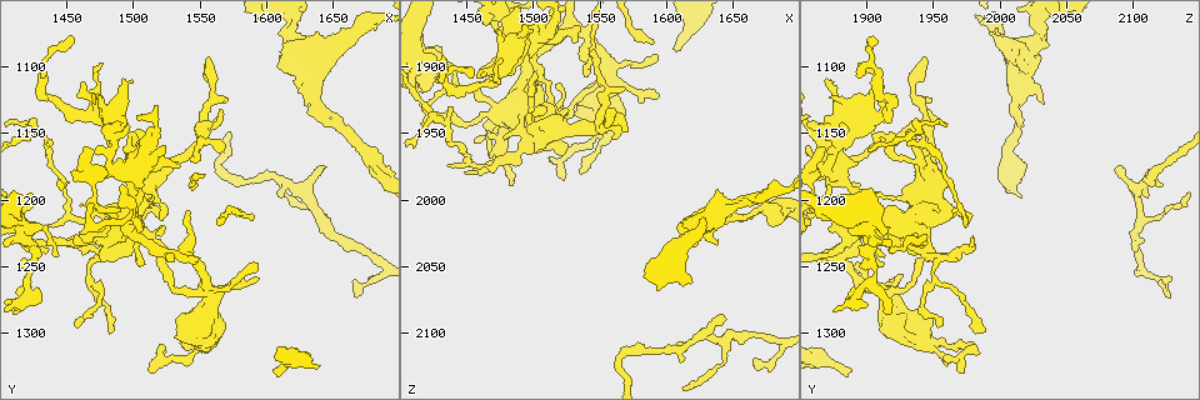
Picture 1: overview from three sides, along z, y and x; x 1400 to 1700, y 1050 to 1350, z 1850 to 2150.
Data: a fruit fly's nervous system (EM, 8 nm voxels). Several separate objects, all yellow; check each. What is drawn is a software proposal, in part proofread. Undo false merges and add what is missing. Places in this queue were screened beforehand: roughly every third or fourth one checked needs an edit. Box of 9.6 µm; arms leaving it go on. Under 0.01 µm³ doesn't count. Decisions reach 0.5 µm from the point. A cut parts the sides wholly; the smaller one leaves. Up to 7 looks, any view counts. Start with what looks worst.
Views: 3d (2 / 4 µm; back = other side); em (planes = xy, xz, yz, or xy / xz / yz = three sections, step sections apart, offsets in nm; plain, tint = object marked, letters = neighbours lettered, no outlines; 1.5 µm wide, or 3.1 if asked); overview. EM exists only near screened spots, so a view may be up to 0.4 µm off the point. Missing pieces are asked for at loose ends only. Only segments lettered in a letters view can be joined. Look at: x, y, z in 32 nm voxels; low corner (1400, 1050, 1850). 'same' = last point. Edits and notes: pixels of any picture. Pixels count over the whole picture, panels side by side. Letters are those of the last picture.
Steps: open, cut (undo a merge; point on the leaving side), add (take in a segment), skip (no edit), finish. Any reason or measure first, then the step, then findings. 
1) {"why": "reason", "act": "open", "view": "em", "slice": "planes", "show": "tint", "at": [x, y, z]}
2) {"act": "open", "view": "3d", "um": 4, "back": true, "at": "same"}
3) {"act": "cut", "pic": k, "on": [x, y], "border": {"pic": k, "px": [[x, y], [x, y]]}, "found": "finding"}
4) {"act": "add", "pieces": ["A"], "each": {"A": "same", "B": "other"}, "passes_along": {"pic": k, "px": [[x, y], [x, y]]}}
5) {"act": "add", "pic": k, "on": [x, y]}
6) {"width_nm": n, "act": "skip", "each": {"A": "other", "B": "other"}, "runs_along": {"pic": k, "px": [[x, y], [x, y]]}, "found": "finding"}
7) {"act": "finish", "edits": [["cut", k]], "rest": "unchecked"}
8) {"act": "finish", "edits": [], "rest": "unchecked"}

{"why": "an open end", "act": "open", "view": "3d", "um": 2, "at": [1610, 1328, 1888]}

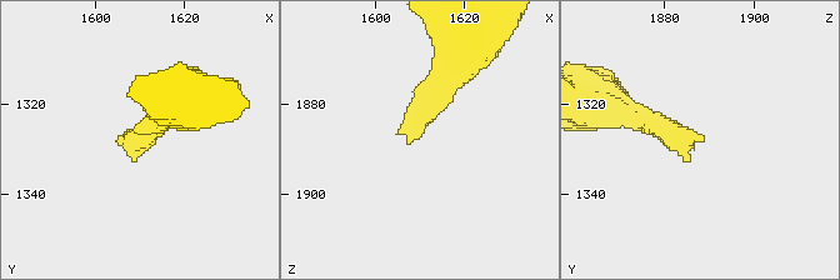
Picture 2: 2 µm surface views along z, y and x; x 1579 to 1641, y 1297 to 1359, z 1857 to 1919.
{"why": "shape alone is not enough", "act": "open", "view": "em", "slice": "yz", "step": 8, "show": "letters", "at": [1608, 1326, 1888]}

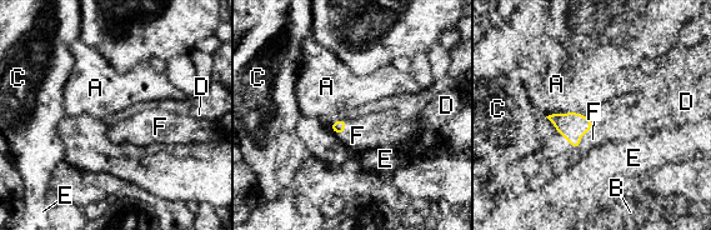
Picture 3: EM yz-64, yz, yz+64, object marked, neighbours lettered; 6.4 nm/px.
{"act": "add", "pieces": ["F"], "each": {"A": "other", "B": "other", "C": "other", "D": "other", "E": "other", "F": "same"}, "found": "the neuron continues"}

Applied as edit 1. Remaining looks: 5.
{"why": "thick end", "act": "open", "view": "em", "slice": "planes", "show": "tint", "at": [1638, 1128, 2034]}

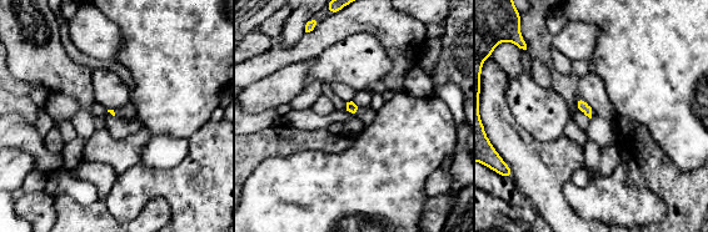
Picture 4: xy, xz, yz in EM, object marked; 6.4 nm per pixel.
{"act": "open", "view": "em", "slice": "planes", "show": "letters", "at": "same"}

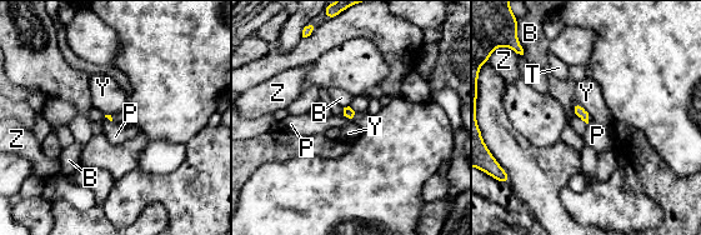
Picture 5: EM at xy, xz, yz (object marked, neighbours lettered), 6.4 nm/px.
{"longest_contact_nm": ["Y", 130], "act": "skip", "each": {"B": "other", "P": "other", "T": "other", "Y": "other", "Z": "other"}, "found": "none of them fits"}

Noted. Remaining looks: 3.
{"why": "sharp bend", "act": "open", "view": "em", "slice": "planes", "show": "tint", "at": [1458, 1214, 1976]}

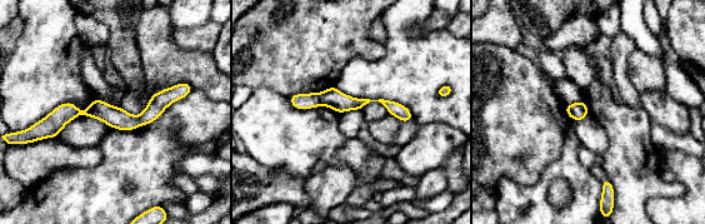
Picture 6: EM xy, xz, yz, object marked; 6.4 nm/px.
{"why": "what lies round it", "act": "open", "view": "em", "slice": "planes", "show": "letters", "at": "same"}

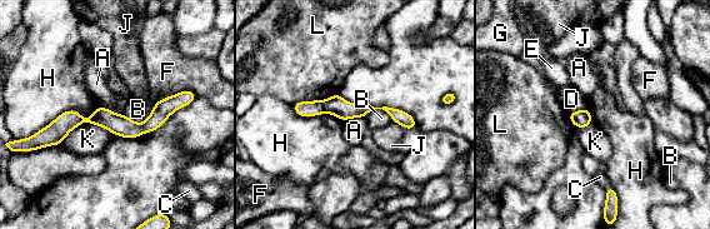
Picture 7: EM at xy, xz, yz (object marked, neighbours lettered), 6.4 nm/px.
{"act": "cut", "pic": 7, "on": [305, 109], "each": {"A": "other", "B": "other", "C": "other", "D": "other", "E": "other", "F": "other", "G": "other", "H": "other", "J": "other", "K": "other", "L": "other"}, "border": {"pic": 7, "px": [[321, 101], [324, 111]]}, "found": "a second neuron is stuck on"}

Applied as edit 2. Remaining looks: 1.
{"act": "finish", "edits": [["add", 3], ["cut", 7]], "rest": "unchecked"}

